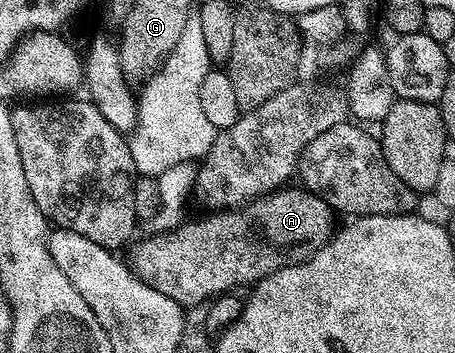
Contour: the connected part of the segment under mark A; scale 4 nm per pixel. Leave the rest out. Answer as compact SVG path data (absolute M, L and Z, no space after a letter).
M280 188L262 198L248 202L242 208L232 208L226 212L211 212L201 222L178 225L166 234L144 237L144 242L135 250L133 269L141 281L149 284L157 292L169 296L178 306L190 308L203 302L210 302L226 295L234 286L247 286L260 282L265 276L277 272L297 262L305 262L317 253L333 233L331 218L333 211L315 194L306 188L289 190Z

